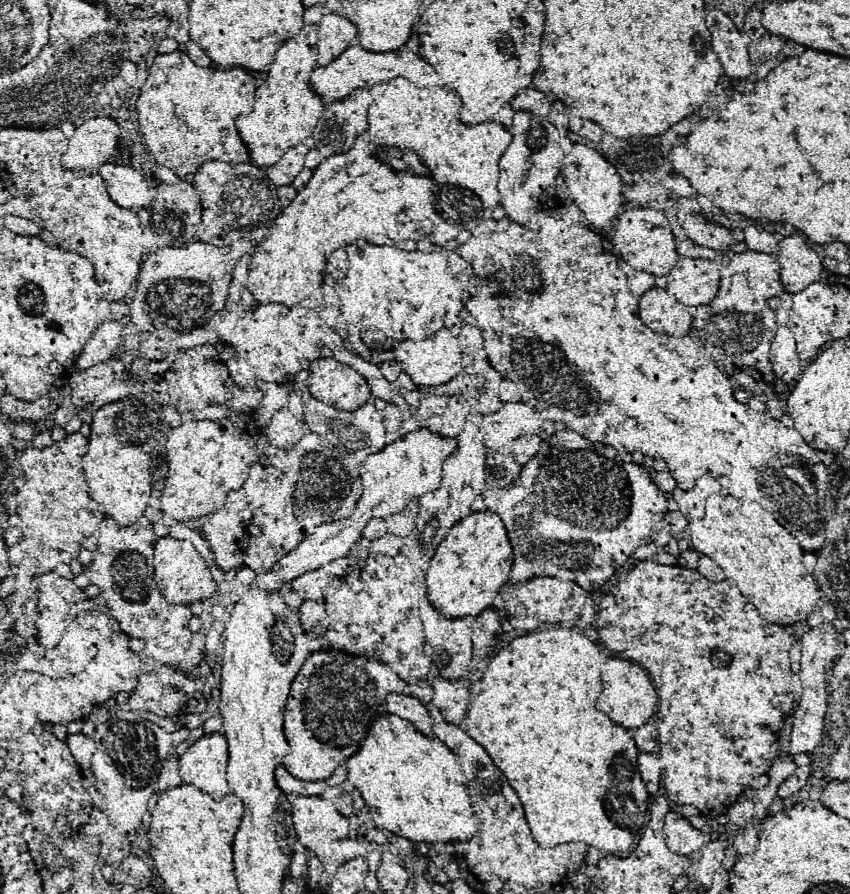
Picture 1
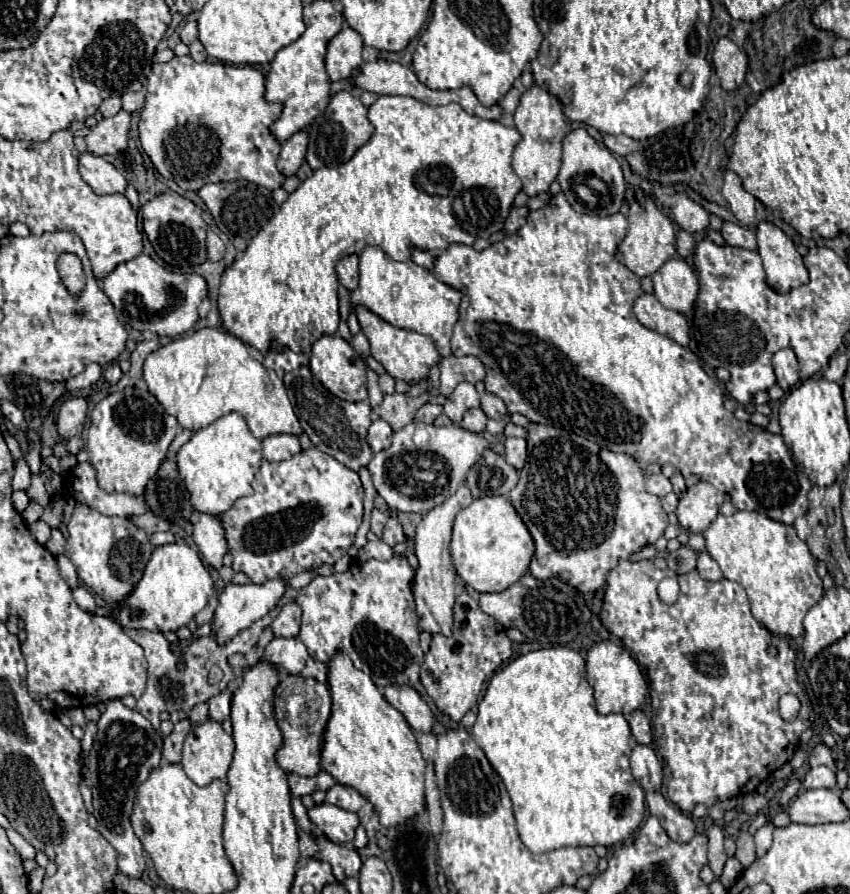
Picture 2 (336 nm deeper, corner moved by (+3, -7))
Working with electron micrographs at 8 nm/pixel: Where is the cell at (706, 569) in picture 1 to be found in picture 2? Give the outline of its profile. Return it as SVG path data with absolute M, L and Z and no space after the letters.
M701 552L699 558L697 558L697 572L703 580L721 580L723 578L723 572L719 568L719 564L707 554L707 552Z

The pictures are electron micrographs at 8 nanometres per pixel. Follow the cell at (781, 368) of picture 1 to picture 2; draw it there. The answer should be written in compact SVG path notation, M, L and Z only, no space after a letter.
M781 348L773 356L773 370L777 376L777 384L787 392L799 382L799 366L795 352L791 348Z

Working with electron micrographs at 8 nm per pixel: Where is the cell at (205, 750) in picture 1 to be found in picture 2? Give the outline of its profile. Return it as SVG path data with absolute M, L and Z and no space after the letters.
M205 720L193 724L189 730L183 744L181 766L197 786L209 786L213 780L225 780L233 750L233 738L221 724Z

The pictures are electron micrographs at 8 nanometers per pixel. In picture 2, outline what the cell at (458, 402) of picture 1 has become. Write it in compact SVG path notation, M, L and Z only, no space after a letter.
M461 382L453 390L453 394L445 400L443 410L451 418L453 424L459 424L463 420L463 414L475 406L479 406L479 394L475 392L475 386L469 382Z

